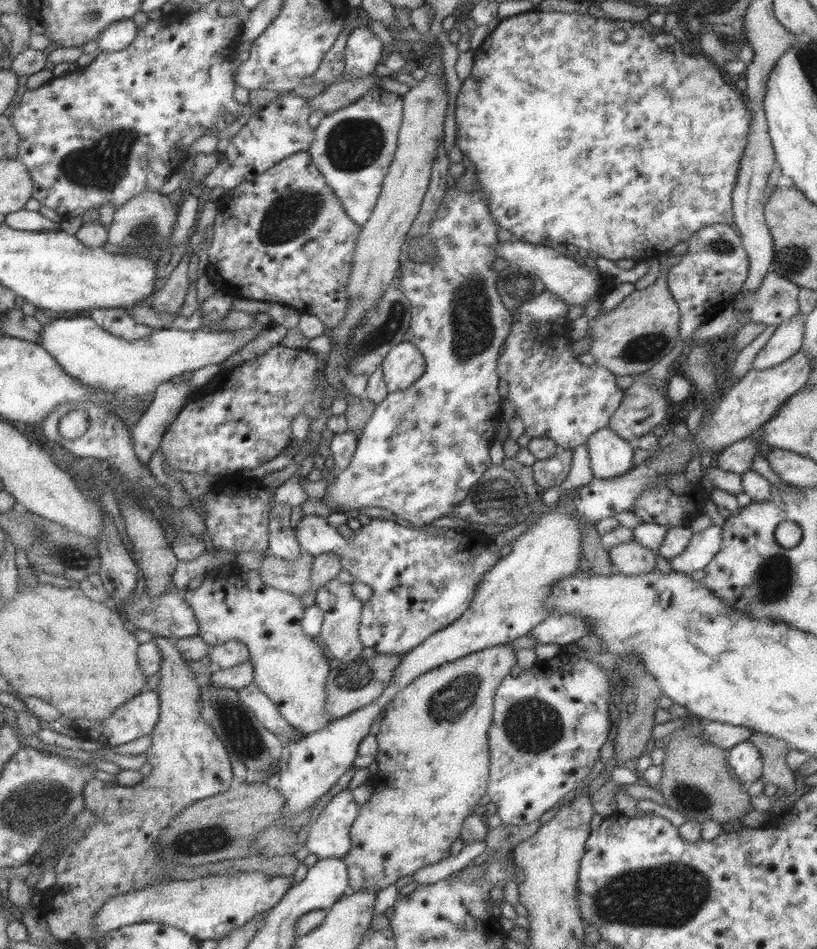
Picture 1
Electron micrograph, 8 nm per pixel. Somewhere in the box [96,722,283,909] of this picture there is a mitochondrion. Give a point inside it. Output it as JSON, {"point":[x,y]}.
{"point":[213,838]}

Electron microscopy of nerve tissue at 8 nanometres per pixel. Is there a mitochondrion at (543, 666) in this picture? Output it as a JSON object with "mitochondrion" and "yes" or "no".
{"mitochondrion":"no"}

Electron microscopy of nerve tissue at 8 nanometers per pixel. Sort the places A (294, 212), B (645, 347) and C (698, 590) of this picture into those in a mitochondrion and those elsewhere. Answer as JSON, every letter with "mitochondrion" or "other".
{"A":"mitochondrion","B":"mitochondrion","C":"other"}

